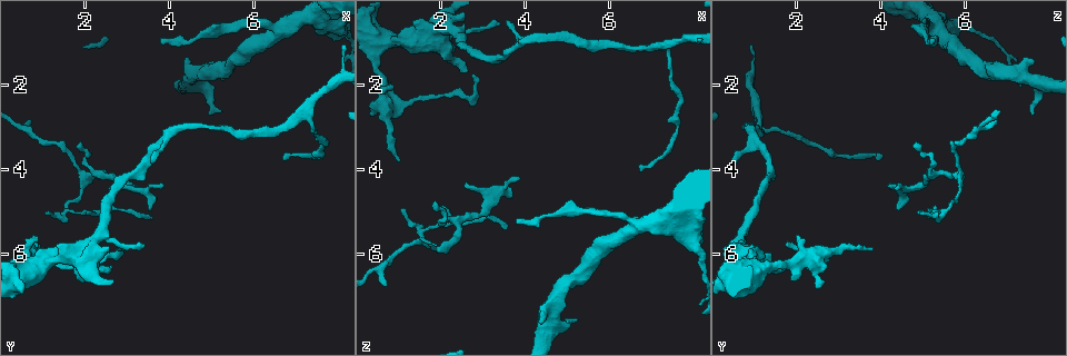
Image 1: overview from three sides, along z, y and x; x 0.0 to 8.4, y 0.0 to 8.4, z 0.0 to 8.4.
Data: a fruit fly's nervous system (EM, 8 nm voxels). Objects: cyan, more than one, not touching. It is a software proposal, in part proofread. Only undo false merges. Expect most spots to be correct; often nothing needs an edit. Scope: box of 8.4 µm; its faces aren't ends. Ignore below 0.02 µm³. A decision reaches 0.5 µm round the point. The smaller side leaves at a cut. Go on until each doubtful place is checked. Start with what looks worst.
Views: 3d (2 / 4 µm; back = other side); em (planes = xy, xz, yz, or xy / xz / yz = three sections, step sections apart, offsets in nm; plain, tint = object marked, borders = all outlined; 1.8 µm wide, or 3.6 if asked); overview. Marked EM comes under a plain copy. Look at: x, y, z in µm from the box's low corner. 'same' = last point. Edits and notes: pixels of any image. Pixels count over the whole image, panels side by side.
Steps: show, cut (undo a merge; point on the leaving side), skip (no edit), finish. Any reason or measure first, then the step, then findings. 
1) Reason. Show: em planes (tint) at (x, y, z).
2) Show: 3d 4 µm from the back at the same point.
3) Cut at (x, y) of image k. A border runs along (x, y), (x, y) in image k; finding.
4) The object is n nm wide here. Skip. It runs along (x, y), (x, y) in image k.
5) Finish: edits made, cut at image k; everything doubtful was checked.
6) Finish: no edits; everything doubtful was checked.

Show: 3d 4 µm at (2.20, 5.70, 0.70).

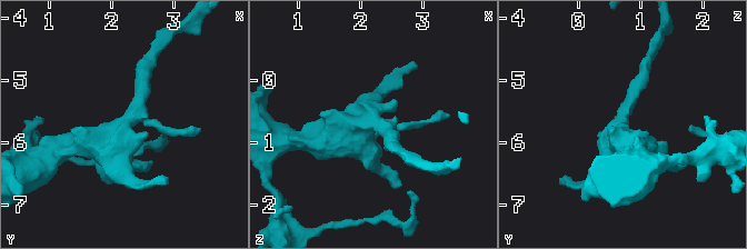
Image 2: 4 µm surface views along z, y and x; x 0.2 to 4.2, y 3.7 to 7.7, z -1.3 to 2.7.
Show: em planes (tint) at (2.25, 5.70, 0.70).

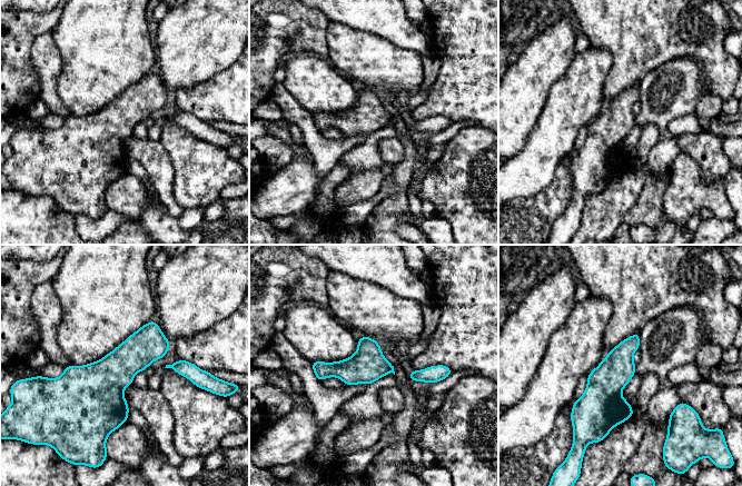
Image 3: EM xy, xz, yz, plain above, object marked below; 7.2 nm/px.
Skip. One neuron here.

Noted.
Sharp bend. Show: em planes (tint) at (0.70, 6.15, 2.15).

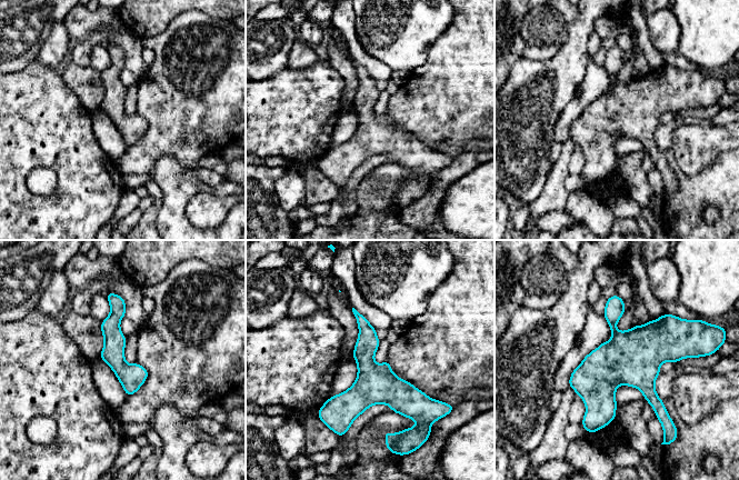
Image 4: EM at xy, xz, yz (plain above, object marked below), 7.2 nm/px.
Skip. It runs along (359, 317), (366, 362), (427, 399) in image 4; one neuron here.

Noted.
Three arms meet. Show: 3d 4 µm at (2.00, 4.20, 5.90).

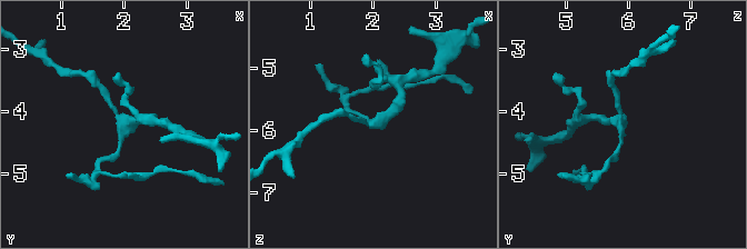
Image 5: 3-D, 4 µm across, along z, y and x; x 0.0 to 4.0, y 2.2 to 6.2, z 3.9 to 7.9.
3 arms meet here. Show: em planes (tint) at (2.05, 4.20, 5.90).

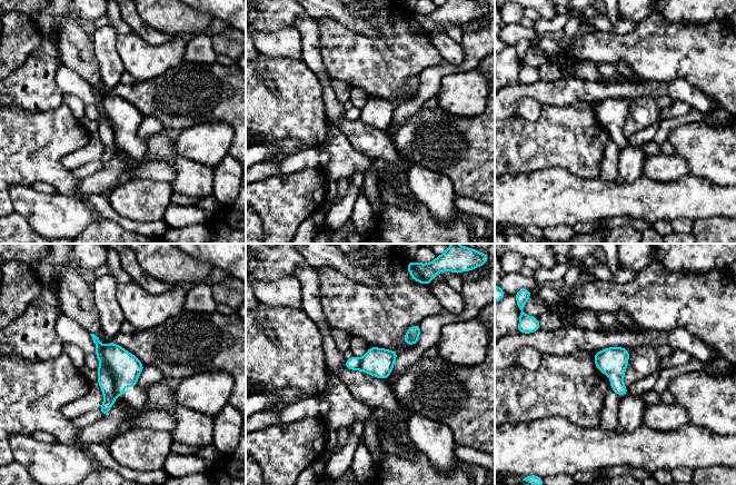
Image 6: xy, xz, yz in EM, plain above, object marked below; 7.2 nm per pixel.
The object is 200 nm wide here. Cut at (105, 378) of image 6. A border runs along (102, 346), (116, 394) in image 6; a second neuron is stuck on.

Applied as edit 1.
Finish: edits made, cut at image 6; everything doubtful was checked.

